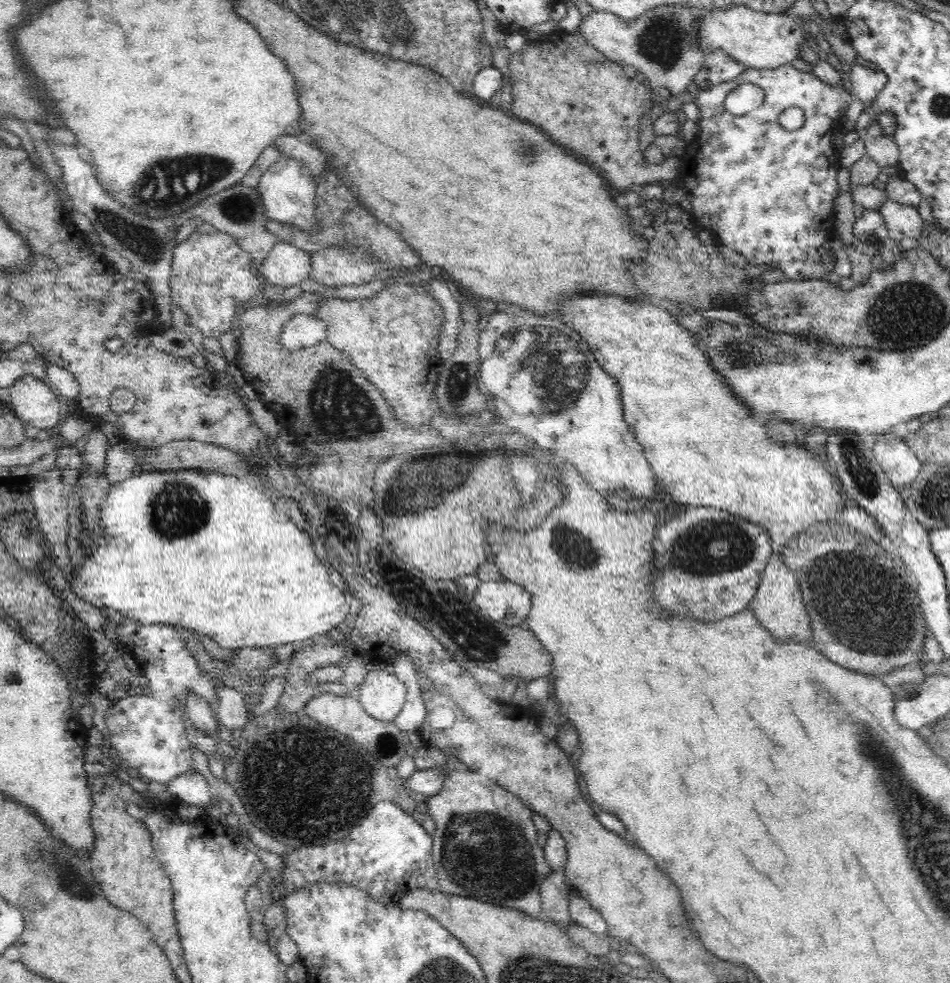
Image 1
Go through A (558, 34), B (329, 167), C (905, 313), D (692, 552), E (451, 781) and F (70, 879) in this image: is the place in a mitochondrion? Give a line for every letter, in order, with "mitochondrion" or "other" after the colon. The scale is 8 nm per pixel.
A: other
B: other
C: mitochondrion
D: mitochondrion
E: other
F: mitochondrion

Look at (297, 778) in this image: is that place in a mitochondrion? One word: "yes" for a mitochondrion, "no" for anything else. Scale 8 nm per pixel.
yes

